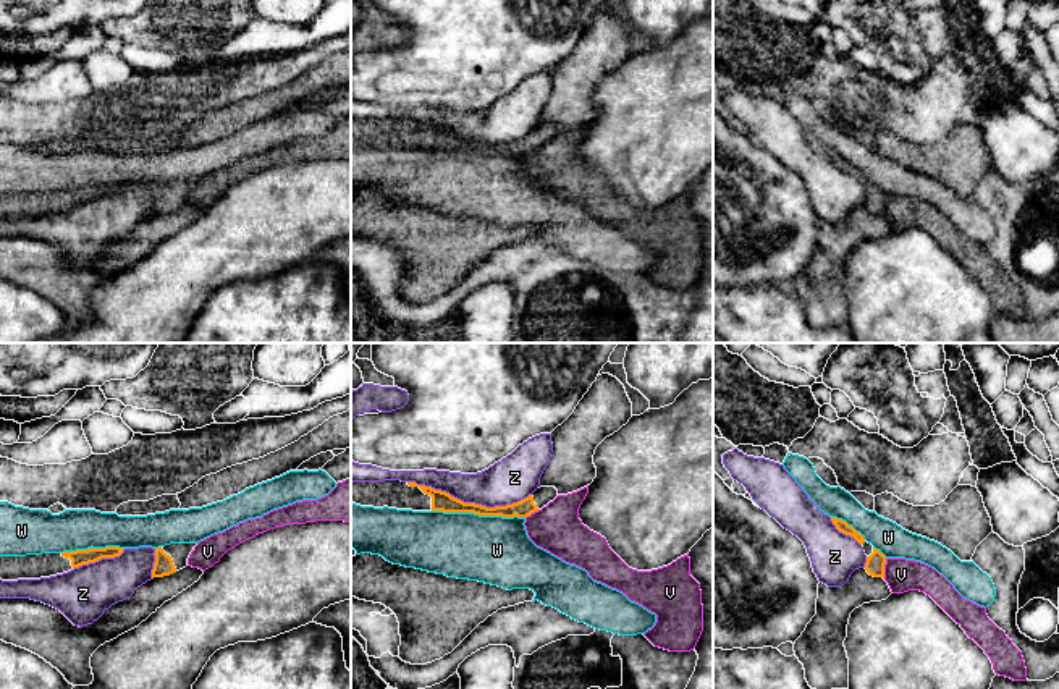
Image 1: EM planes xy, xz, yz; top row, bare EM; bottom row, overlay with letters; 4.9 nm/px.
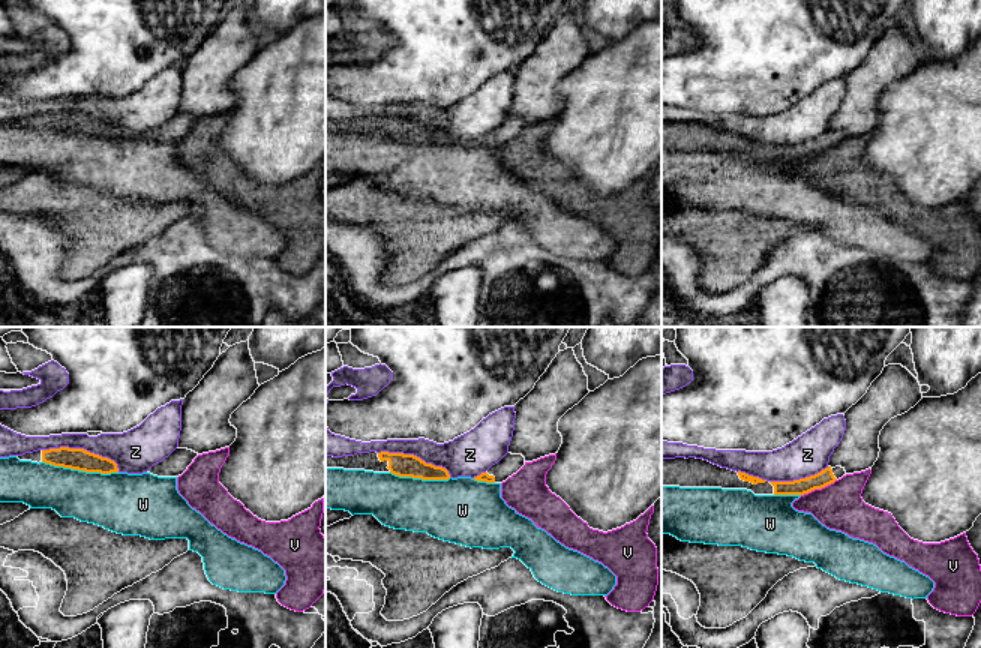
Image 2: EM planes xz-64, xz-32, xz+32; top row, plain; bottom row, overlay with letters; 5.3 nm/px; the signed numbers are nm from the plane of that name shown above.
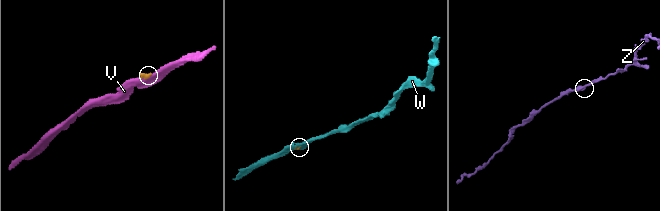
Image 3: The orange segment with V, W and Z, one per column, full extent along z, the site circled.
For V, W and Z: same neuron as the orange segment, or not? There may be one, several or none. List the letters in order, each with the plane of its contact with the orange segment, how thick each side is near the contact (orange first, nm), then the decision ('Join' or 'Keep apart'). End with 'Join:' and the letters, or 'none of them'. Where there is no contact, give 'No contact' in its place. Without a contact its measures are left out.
V: Touches orange in yz. Thickness 100 nm (orange) against 160 nm. Keep apart
W: Touches orange in xz. Thickness 100 nm (orange) against 340 nm. Keep apart
Z: Touches orange in xz. Thickness 100 nm (orange) against 220 nm. Keep apart
Join: none of them

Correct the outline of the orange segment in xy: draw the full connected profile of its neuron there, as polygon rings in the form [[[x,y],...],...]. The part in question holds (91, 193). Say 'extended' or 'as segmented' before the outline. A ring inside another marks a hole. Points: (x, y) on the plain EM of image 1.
extended; [[[105,184],[87,186],[63,191],[42,191],[26,194],[0,194],[0,217],[40,217],[68,210],[82,202],[95,201],[102,196],[115,196],[123,191],[124,186]]]

